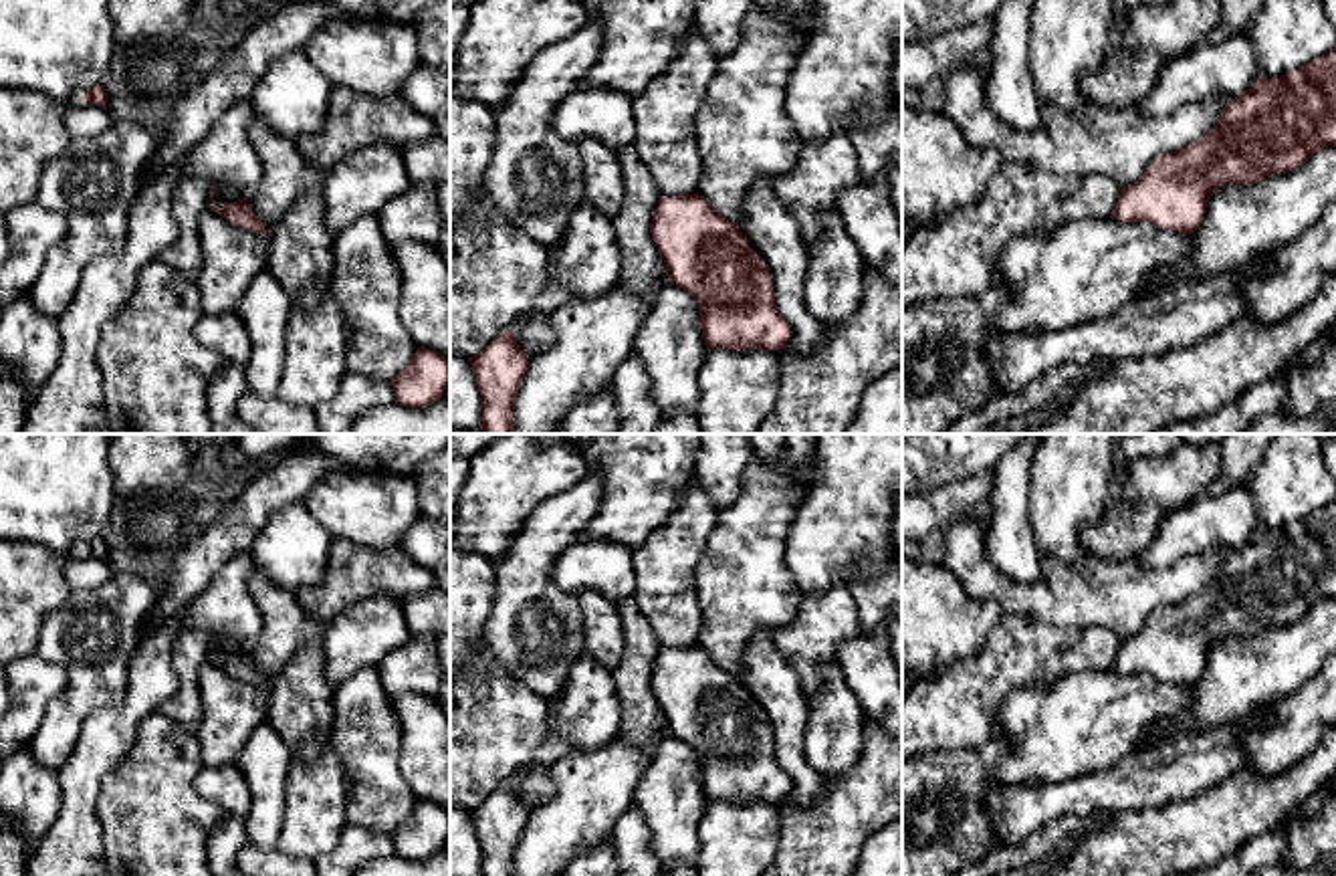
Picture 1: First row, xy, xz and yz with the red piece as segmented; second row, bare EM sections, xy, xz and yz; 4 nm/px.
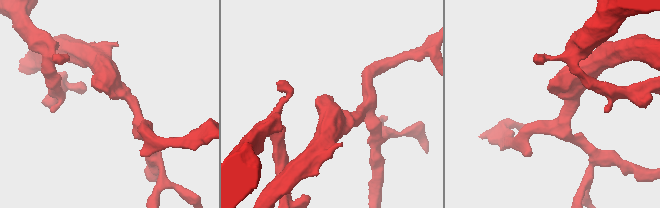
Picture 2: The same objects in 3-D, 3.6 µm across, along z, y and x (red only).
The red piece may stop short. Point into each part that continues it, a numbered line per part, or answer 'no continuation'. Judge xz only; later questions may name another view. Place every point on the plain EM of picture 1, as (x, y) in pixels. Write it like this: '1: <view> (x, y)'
no continuation

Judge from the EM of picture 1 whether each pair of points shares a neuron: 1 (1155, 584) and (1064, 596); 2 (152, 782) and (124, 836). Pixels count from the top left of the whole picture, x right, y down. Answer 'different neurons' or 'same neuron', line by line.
1: same neuron
2: same neuron

